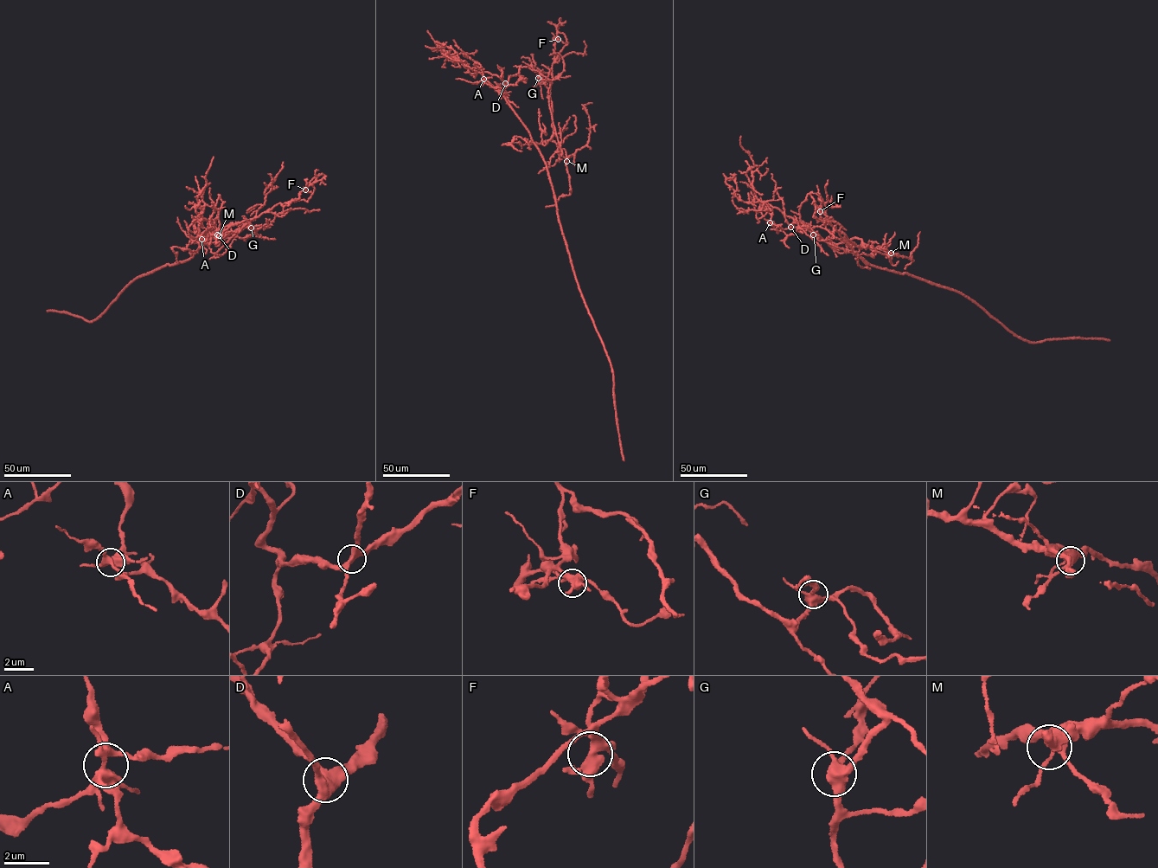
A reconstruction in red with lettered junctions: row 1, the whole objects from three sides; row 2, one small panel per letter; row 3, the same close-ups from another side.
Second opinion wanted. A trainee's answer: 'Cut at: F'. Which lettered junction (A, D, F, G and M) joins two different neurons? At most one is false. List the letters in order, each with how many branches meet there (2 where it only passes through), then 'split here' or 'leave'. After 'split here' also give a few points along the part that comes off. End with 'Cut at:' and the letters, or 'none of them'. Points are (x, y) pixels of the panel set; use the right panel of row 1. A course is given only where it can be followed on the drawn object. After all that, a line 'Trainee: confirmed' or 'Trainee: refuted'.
A: 5 | leave
D: 4 | leave
F: 6 | split here | (820, 211), (822, 201)
G: 4 | leave
M: 4 | leave
Cut at: F
Trainee: confirmed

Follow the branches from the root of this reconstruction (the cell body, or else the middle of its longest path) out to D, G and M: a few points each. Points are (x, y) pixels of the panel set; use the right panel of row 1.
D: (900, 273), (870, 265), (802, 227), (790, 227)
G: (900, 273), (870, 265), (802, 227), (791, 228), (792, 224), (797, 221), (806, 234), (813, 234)
M: (900, 273), (867, 263), (848, 249), (847, 245), (856, 238), (871, 248), (891, 253)

